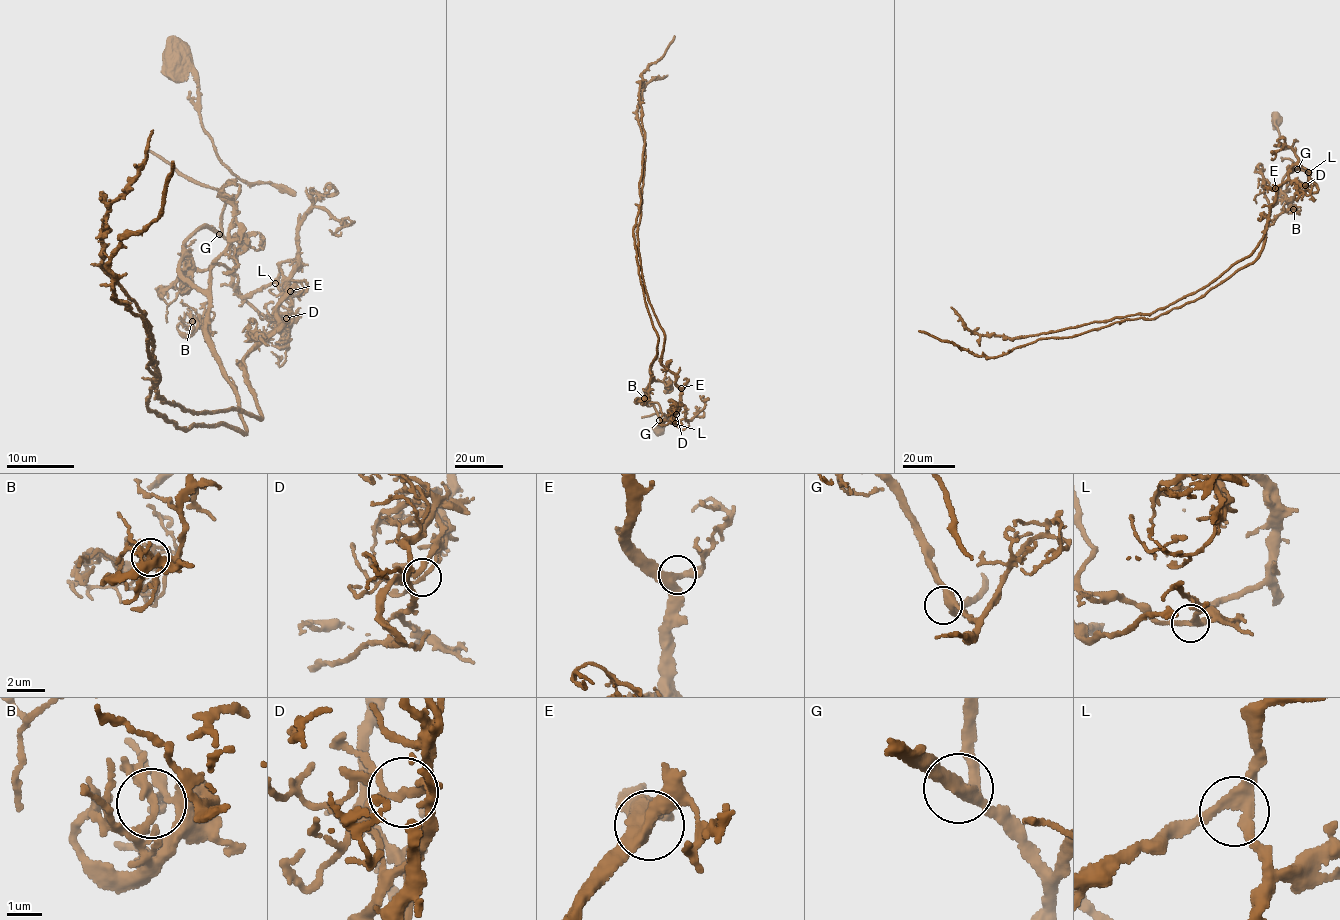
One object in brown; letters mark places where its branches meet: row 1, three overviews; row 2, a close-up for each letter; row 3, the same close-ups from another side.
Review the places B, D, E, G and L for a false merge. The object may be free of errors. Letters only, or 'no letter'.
D

